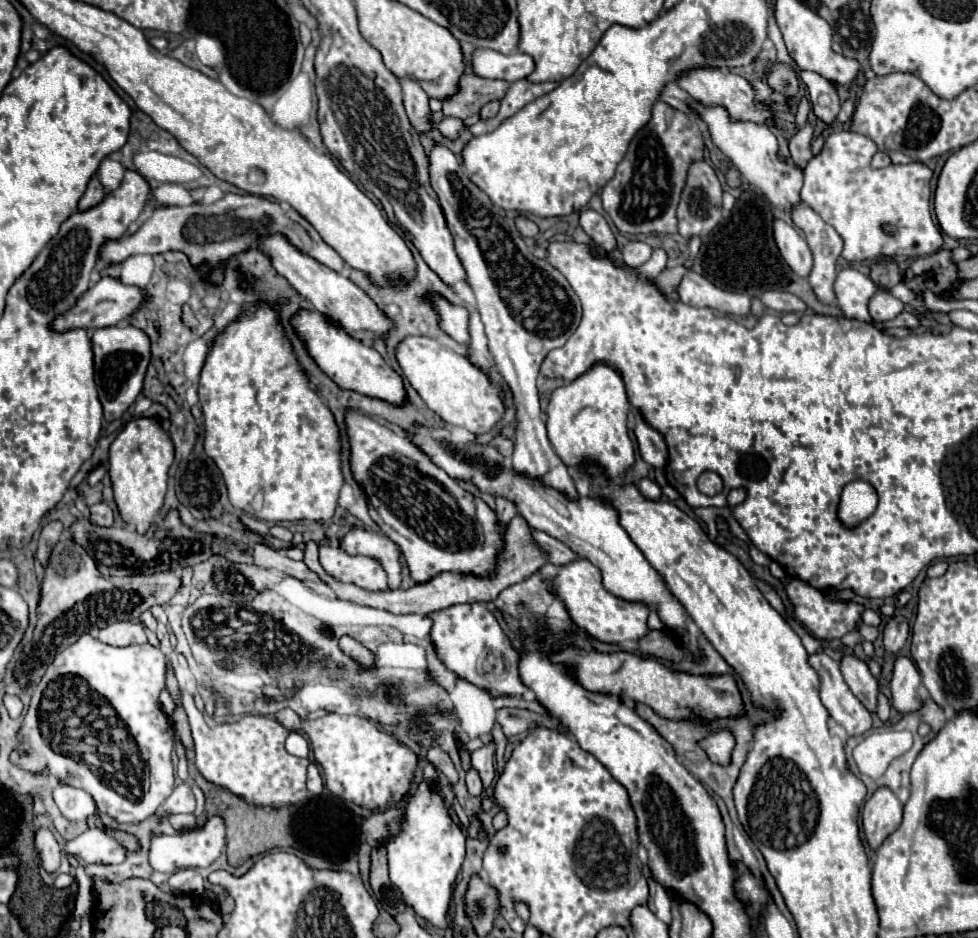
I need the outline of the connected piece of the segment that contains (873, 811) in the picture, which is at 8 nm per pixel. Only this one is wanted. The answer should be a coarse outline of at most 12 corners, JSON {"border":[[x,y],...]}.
{"border":[[879,788],[863,806],[863,834],[877,850],[899,828],[903,804]]}

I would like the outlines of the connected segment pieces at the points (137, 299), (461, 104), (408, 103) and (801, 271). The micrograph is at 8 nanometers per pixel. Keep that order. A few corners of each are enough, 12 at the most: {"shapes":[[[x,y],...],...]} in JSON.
{"shapes":[[[103,276],[53,328],[105,328],[143,304],[139,286]],[[469,68],[443,116],[465,120],[487,102],[503,100],[509,82]],[[401,80],[405,110],[419,134],[435,126],[429,96],[415,80]],[[773,220],[773,238],[789,268],[809,276],[807,240],[791,224]]]}

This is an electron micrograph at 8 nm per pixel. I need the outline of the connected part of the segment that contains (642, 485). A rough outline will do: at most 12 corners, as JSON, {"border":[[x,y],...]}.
{"border":[[643,478],[641,490],[649,500],[661,498],[661,488],[653,480]]}

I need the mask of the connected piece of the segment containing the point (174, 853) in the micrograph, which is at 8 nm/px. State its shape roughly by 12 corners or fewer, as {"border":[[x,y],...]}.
{"border":[[225,822],[151,834],[157,872],[207,868],[227,848]]}

